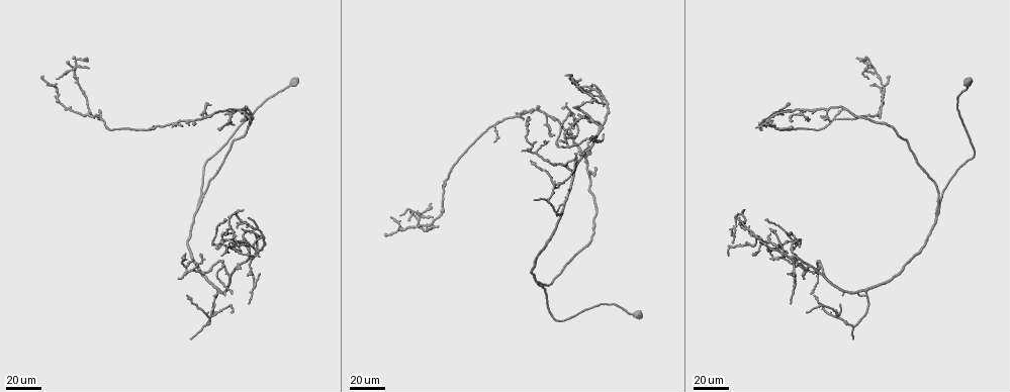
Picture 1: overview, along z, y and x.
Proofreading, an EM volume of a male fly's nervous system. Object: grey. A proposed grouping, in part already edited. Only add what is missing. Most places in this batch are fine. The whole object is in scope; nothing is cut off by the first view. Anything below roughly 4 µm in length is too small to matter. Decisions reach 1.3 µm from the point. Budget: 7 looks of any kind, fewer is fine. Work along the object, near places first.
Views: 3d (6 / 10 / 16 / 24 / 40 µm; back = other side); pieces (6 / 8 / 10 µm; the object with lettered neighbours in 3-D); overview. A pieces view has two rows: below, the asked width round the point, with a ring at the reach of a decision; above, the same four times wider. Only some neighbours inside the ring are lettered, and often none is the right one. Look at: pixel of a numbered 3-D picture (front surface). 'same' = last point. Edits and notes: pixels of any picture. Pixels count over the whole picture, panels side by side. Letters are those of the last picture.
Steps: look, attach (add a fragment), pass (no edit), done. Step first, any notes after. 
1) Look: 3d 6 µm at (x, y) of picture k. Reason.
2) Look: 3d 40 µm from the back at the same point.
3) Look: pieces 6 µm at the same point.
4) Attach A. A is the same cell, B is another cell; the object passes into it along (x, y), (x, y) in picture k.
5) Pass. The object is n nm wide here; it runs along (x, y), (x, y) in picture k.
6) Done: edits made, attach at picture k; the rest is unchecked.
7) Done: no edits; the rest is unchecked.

Look: 3d 24 µm at (579, 113) of picture 1. Long arm stops here.

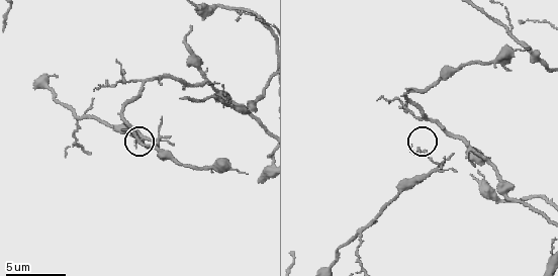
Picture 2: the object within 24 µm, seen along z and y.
Look: pieces 10 µm at (411, 144) of picture 2. What lies round it.

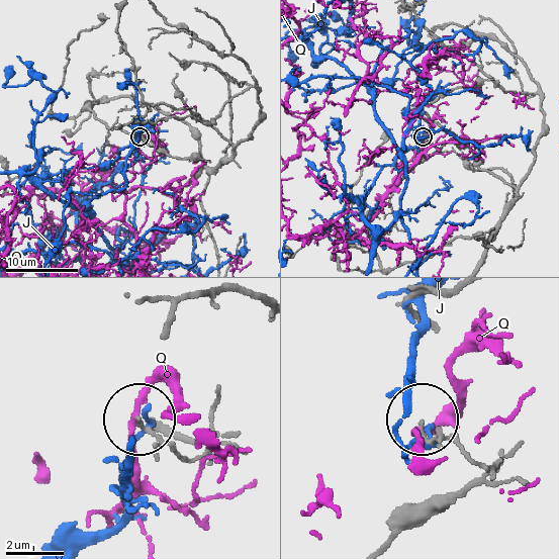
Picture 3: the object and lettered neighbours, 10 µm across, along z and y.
Pass. J and Q are other cells; no lettered fragment goes on from it.

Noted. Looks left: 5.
Look: 3d 40 µm at (733, 242) of picture 1. Branch stops here.

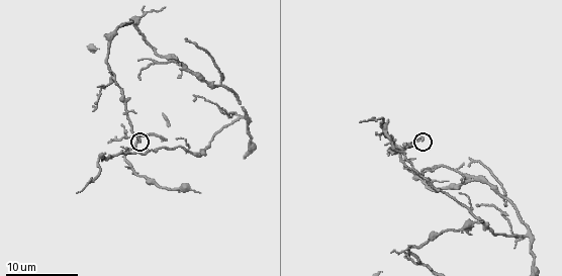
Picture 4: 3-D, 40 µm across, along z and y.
Look: pieces 10 µm at (422, 141) of picture 4.

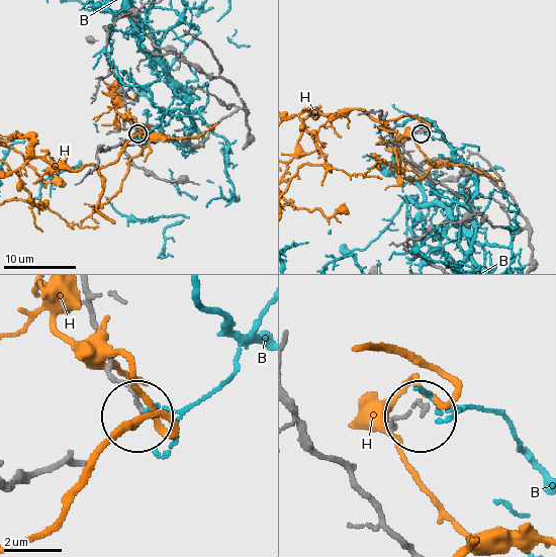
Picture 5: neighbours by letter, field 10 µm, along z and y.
Pass. B and H are other cells; no lettered fragment goes on from it.

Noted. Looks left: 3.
Look: pieces 10 µm at (99, 49) of picture 4. An open end.

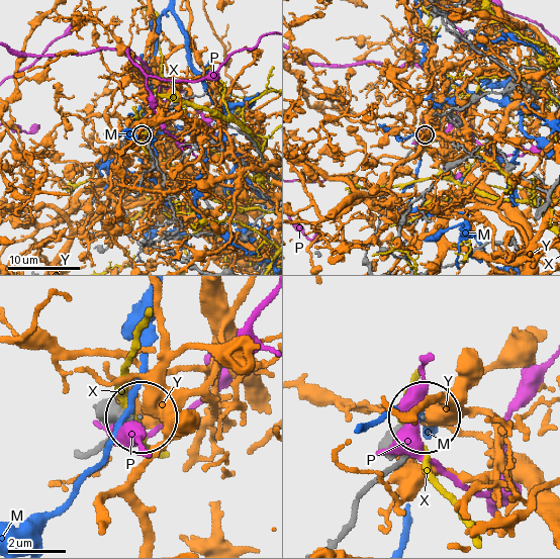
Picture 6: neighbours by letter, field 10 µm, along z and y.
Pass. M, P, X and Y are other cells; it runs along (334, 542), (399, 462), (418, 422) in picture 6; none of them fits.

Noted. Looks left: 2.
Look: 3d 24 µm at (810, 294) of picture 1. An open end.

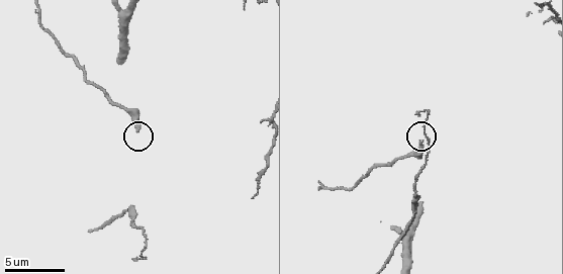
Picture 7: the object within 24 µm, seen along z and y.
Look: pieces 6 µm at (420, 142) of picture 7. See the neighbours.

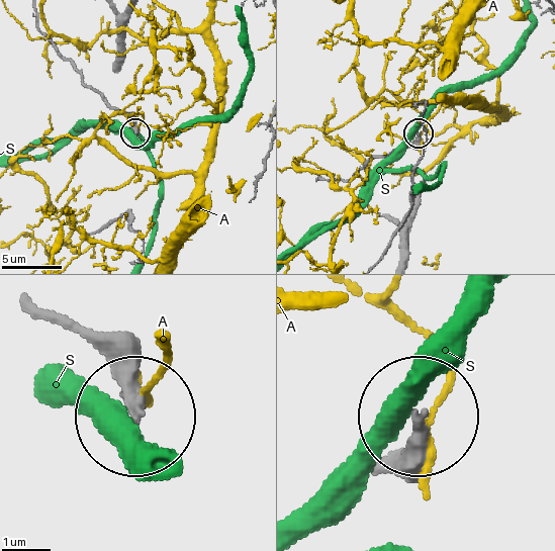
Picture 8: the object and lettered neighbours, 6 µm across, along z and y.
Pass. The object is 270 nm wide here; A and S are other cells; it runs along (389, 464), (418, 416) in picture 8; none of them fits.

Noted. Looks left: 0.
Done: no edits; the rest is unchecked.

